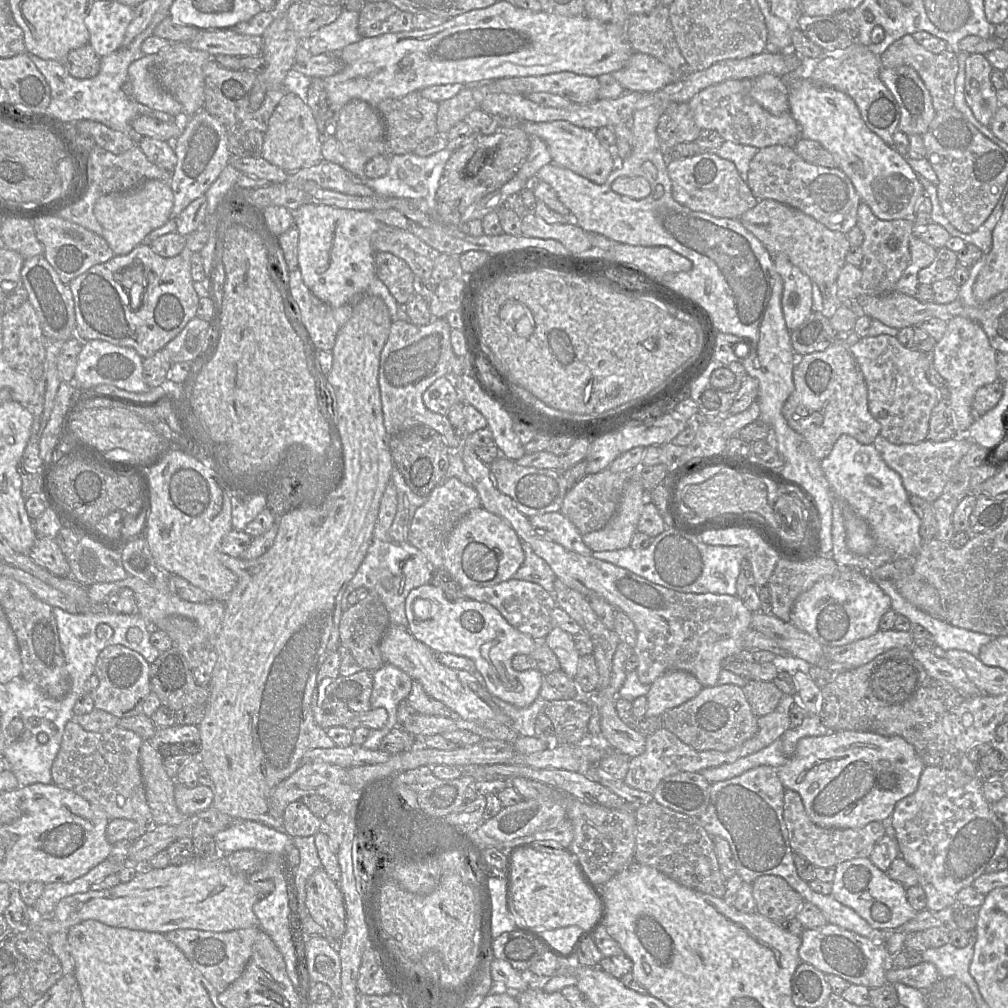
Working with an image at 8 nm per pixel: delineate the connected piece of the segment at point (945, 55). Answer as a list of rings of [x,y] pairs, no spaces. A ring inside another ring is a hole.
[[[905,35],[892,43],[879,57],[882,68],[910,66],[920,76],[928,89],[936,113],[954,107],[955,81],[959,71],[958,57],[950,49],[935,54],[928,51],[914,39],[913,35]]]

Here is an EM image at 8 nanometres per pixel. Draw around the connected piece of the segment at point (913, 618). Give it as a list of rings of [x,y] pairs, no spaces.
[[[874,579],[879,587],[890,597],[891,609],[908,618],[910,623],[923,626],[932,635],[938,651],[963,650],[974,656],[979,655],[981,647],[993,637],[984,633],[954,626],[947,621],[932,616],[908,602],[896,589],[891,579]]]

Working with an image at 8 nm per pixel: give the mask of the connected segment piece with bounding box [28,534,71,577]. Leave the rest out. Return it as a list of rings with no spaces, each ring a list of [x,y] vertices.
[[[37,537],[28,553],[32,561],[59,577],[70,577],[69,560],[64,556],[55,539]]]

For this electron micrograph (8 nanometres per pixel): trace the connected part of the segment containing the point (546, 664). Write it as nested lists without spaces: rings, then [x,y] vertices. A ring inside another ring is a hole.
[[[535,640],[534,648],[529,654],[515,655],[511,665],[517,671],[537,670],[544,676],[560,670],[557,657],[543,640]]]

